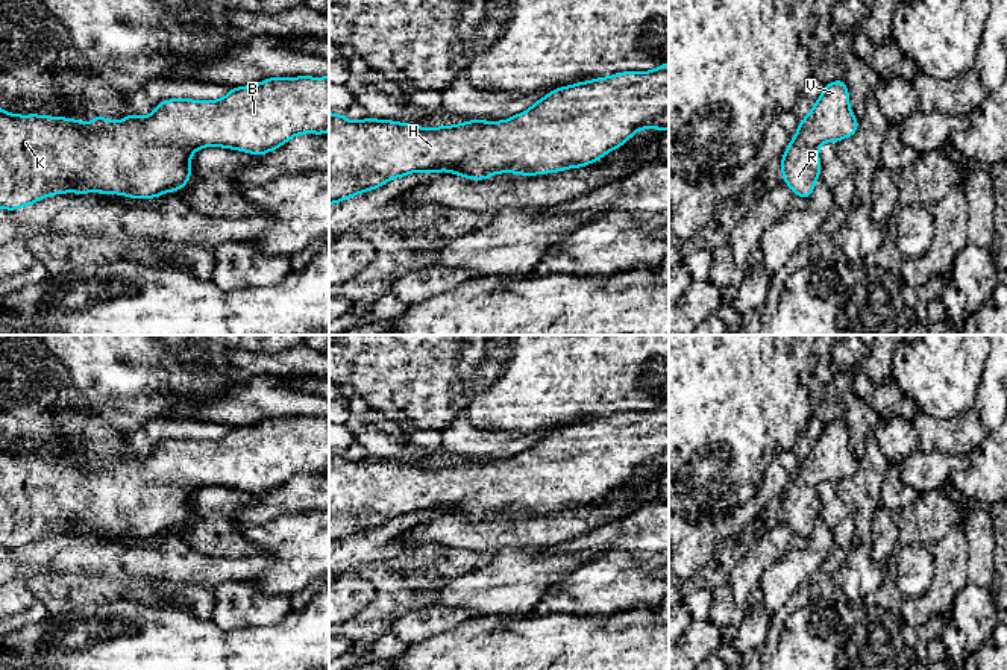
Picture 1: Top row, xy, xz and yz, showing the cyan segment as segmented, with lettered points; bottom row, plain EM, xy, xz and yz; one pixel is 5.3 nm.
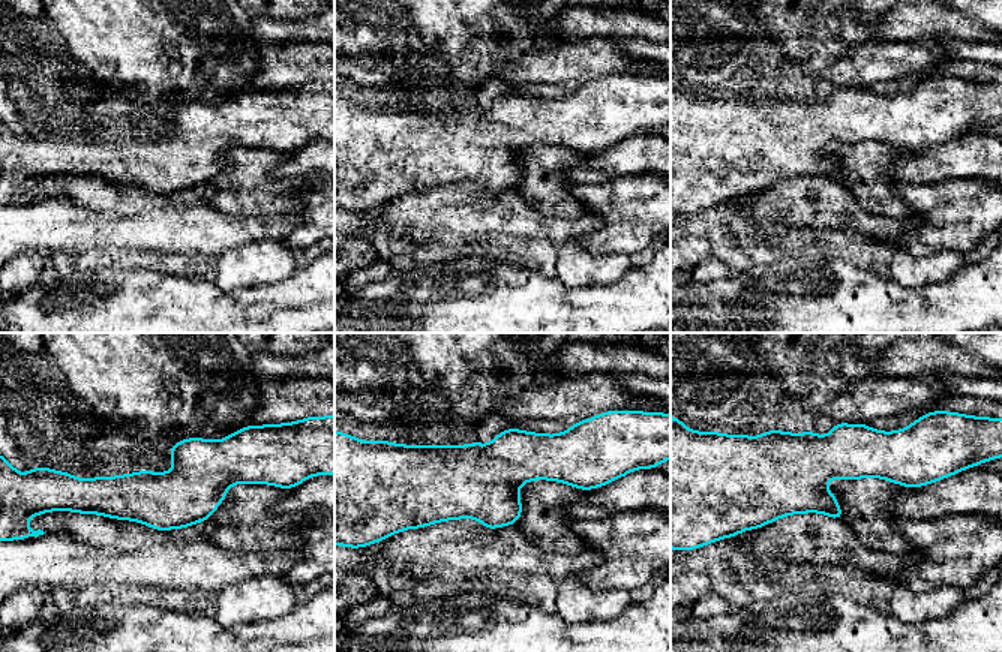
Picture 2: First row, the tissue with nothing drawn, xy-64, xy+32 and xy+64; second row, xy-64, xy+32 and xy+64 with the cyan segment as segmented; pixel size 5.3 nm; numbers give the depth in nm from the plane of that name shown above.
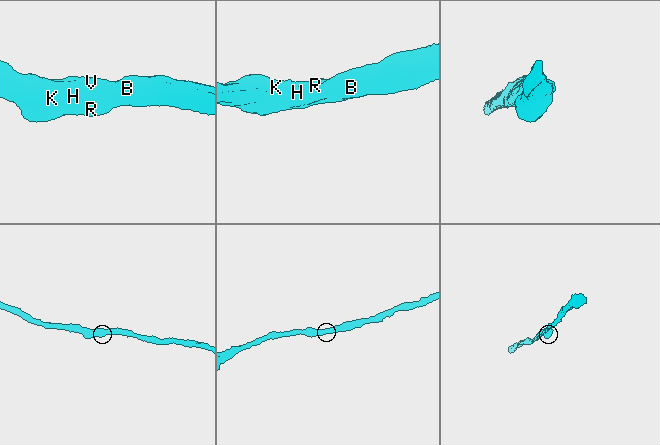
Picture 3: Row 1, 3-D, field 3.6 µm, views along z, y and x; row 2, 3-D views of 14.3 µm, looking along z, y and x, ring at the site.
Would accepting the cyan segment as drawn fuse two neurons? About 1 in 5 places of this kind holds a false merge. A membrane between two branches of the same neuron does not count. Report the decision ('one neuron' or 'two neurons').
one neuron

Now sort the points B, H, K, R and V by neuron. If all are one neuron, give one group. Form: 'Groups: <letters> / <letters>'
Groups: B H K R V

